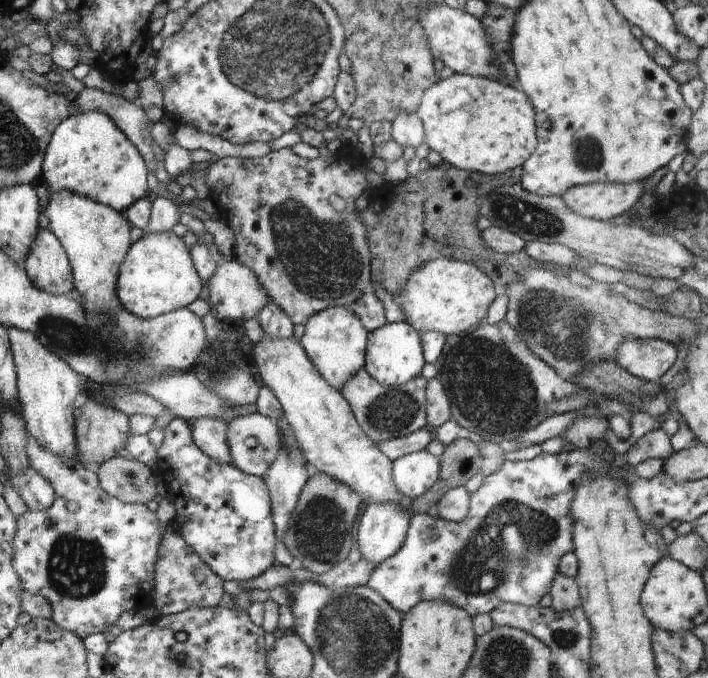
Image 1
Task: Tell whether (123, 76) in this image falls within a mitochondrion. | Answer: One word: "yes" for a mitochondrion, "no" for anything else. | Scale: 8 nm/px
no

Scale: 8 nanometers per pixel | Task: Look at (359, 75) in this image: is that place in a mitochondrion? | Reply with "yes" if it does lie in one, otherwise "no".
no

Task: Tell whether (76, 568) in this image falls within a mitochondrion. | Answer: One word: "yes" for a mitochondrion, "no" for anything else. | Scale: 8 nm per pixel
yes

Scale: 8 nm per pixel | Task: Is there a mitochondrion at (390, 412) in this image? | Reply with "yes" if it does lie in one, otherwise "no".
yes

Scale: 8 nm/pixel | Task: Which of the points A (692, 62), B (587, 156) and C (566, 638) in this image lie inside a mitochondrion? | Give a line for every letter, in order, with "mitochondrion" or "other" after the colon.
A: other
B: mitochondrion
C: mitochondrion

